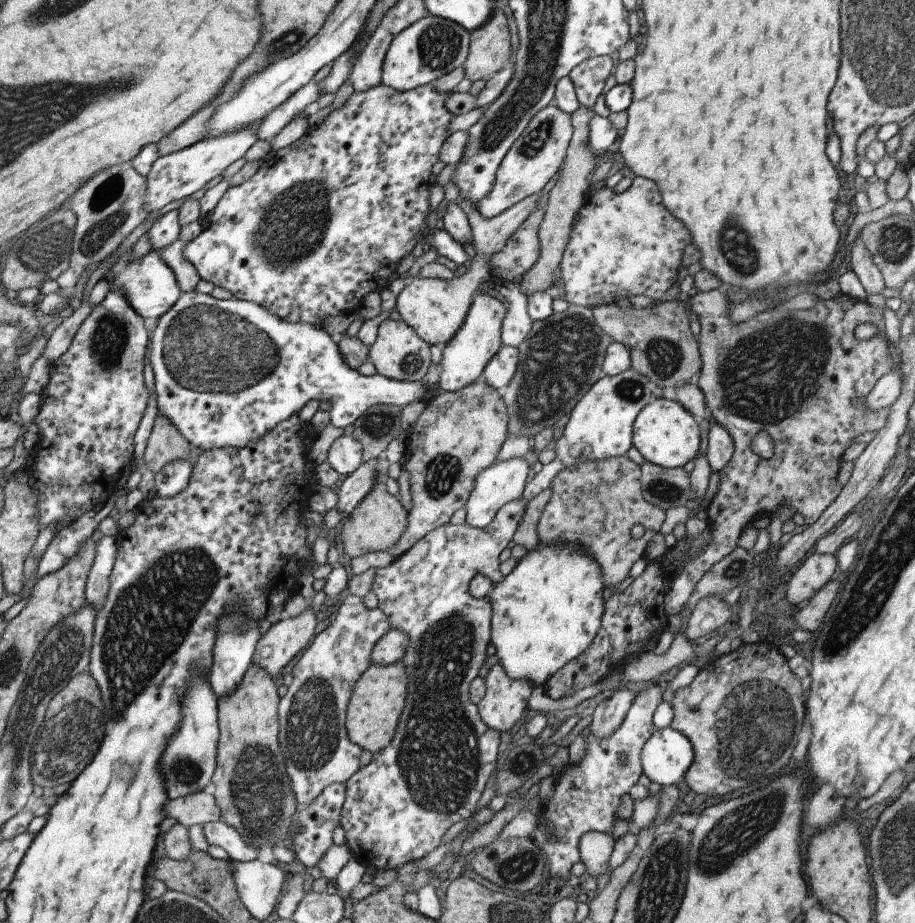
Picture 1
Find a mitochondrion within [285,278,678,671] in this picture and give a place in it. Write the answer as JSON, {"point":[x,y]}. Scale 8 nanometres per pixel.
{"point":[560,359]}

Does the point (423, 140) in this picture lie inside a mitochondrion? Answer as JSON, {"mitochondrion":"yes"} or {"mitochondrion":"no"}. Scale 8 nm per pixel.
{"mitochondrion":"no"}

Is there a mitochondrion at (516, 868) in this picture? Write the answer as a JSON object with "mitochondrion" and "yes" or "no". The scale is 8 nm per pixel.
{"mitochondrion":"yes"}

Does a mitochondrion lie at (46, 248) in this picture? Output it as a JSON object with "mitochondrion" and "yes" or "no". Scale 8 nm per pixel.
{"mitochondrion":"yes"}

